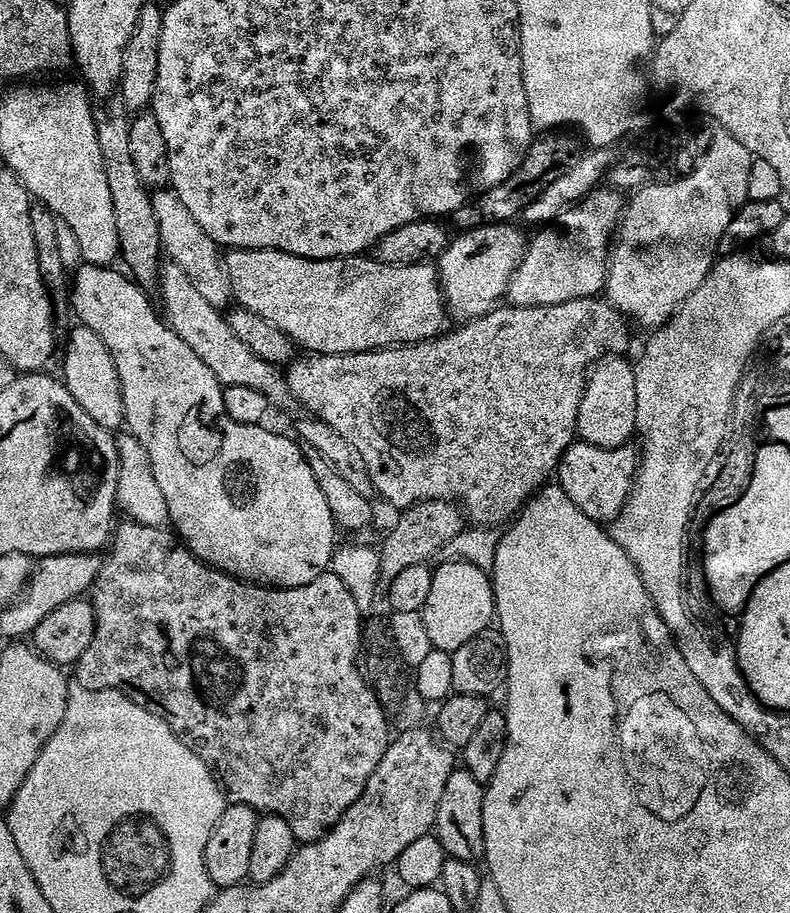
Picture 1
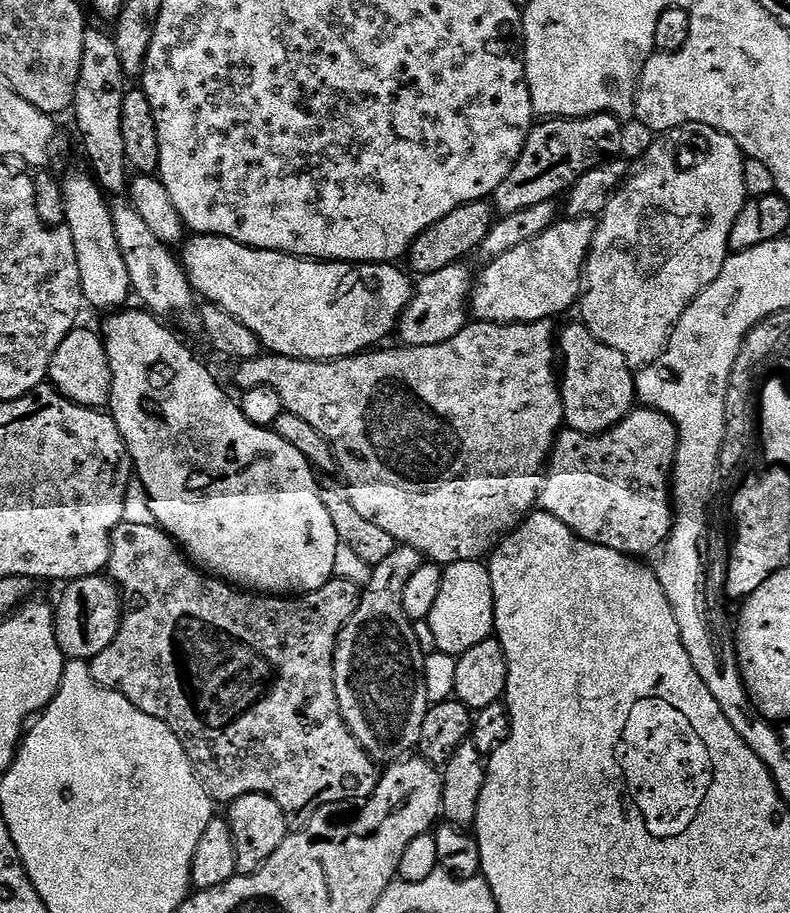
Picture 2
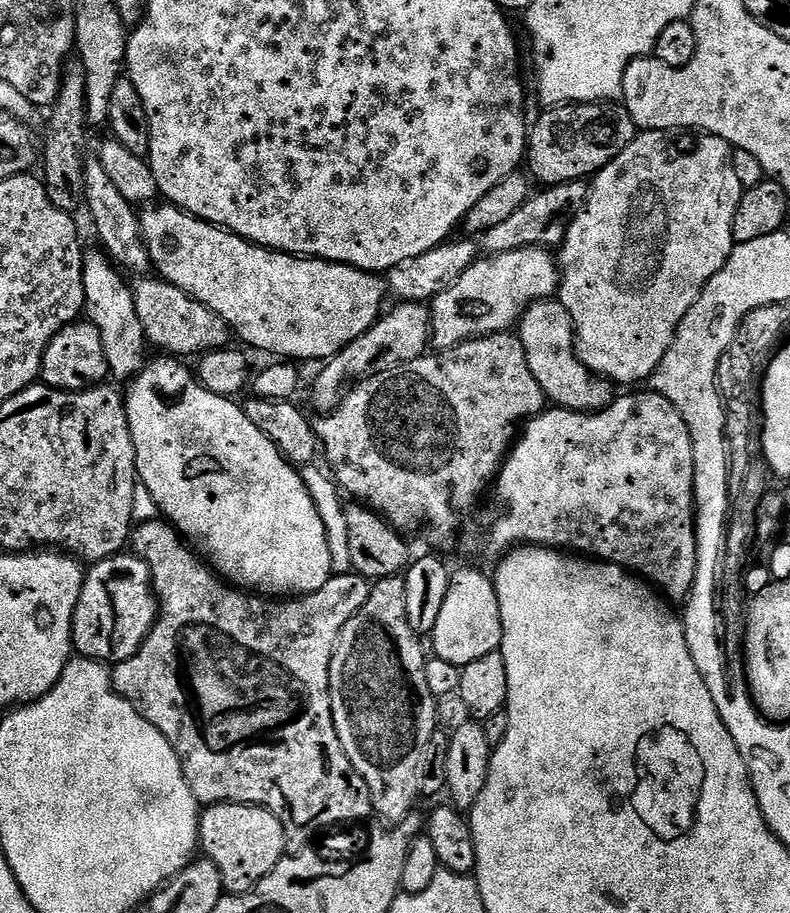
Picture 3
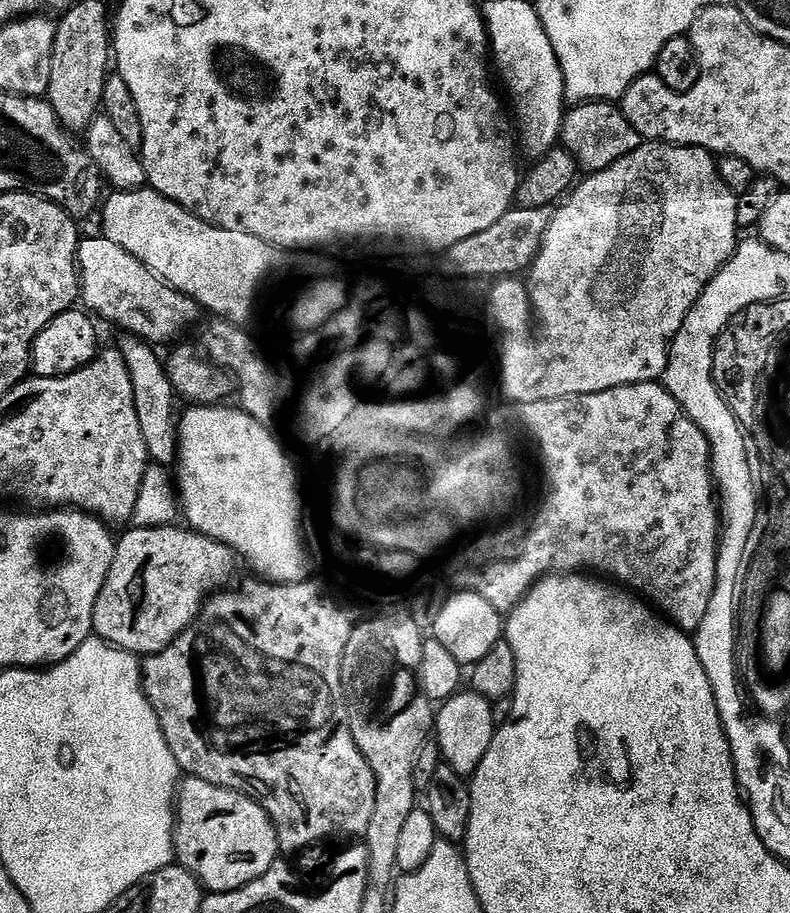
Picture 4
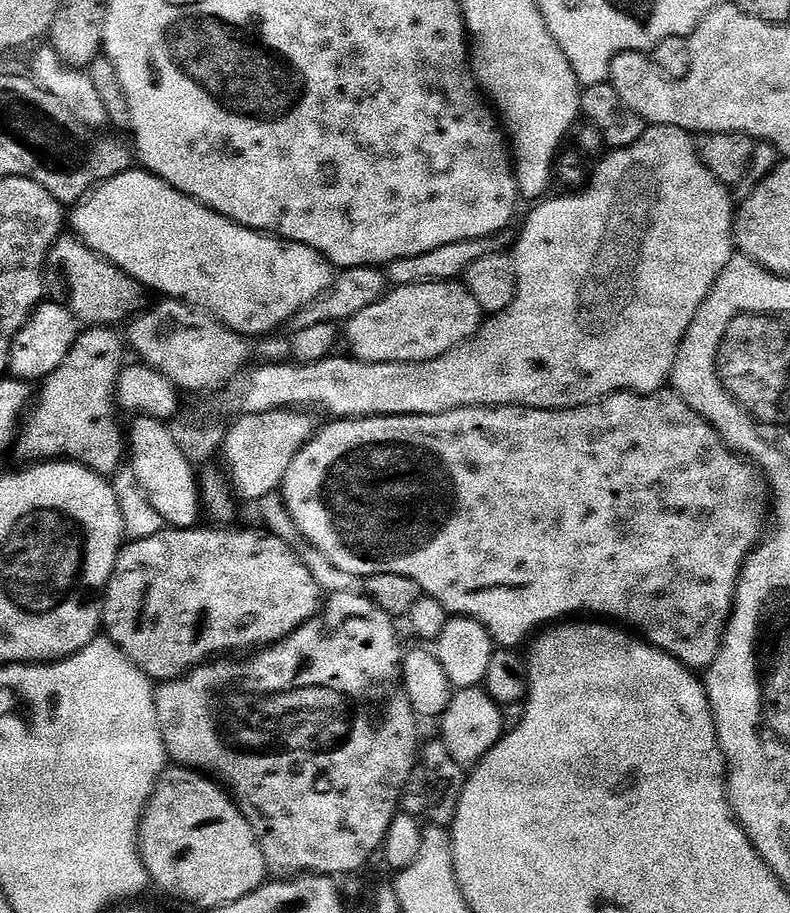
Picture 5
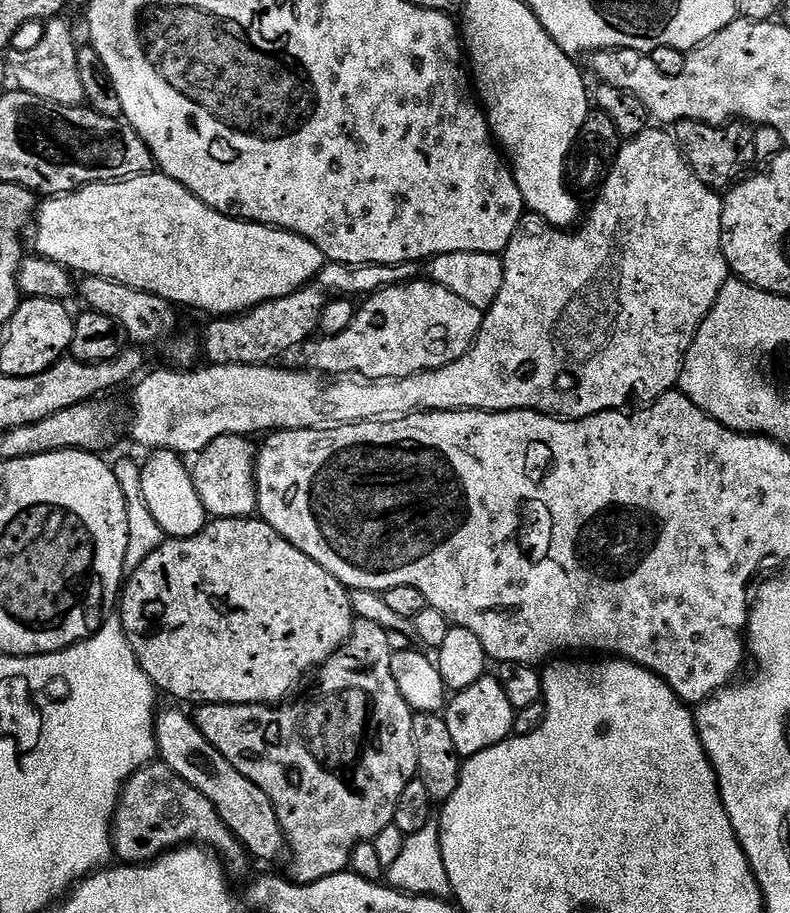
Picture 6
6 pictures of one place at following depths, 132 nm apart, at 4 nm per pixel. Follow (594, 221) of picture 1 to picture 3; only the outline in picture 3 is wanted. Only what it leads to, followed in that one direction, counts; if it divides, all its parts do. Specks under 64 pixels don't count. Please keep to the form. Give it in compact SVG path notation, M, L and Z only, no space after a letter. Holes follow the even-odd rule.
M537 246L477 258L453 285L430 301L431 343L443 350L477 336L507 332L528 305L555 297L560 286L560 266L557 257L548 252L547 247Z

